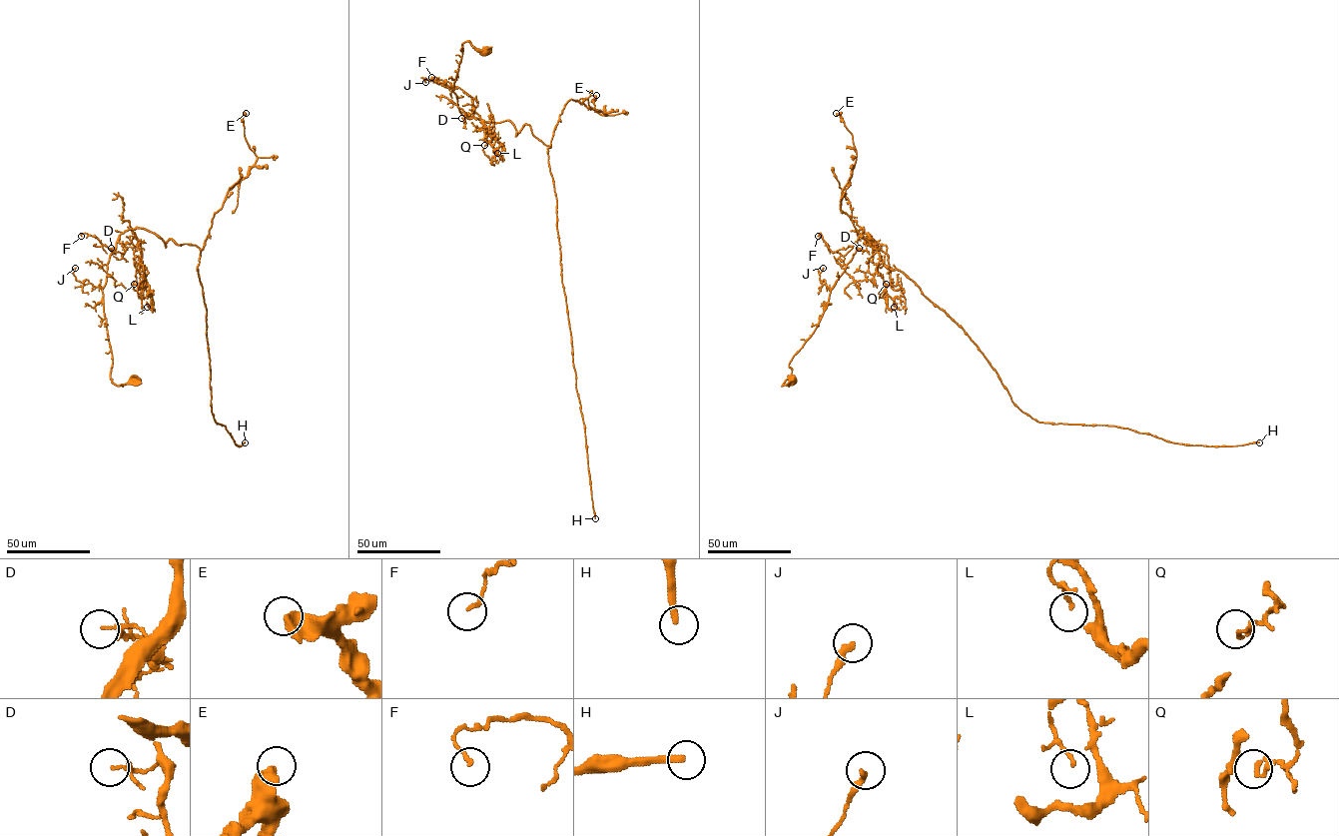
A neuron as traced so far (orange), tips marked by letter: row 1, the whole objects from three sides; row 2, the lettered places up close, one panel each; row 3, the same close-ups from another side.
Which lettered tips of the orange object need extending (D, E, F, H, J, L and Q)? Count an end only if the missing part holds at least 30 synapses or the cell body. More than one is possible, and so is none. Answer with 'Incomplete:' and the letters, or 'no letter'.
Incomplete: H

